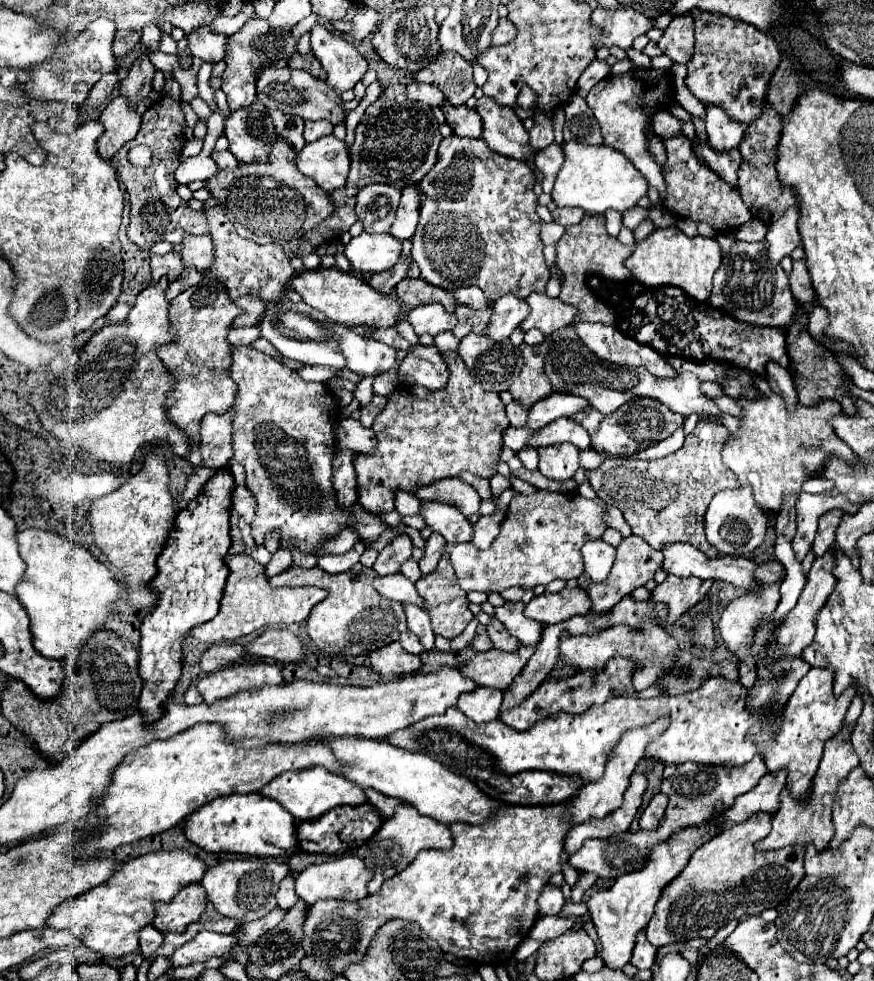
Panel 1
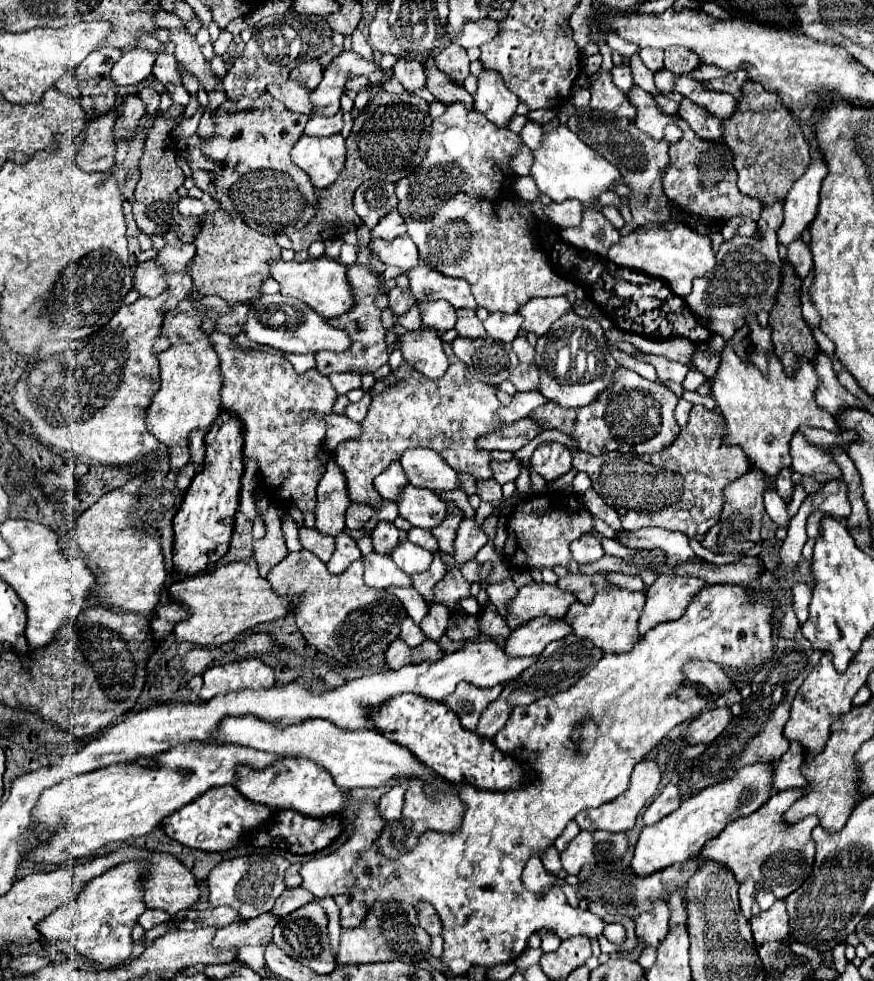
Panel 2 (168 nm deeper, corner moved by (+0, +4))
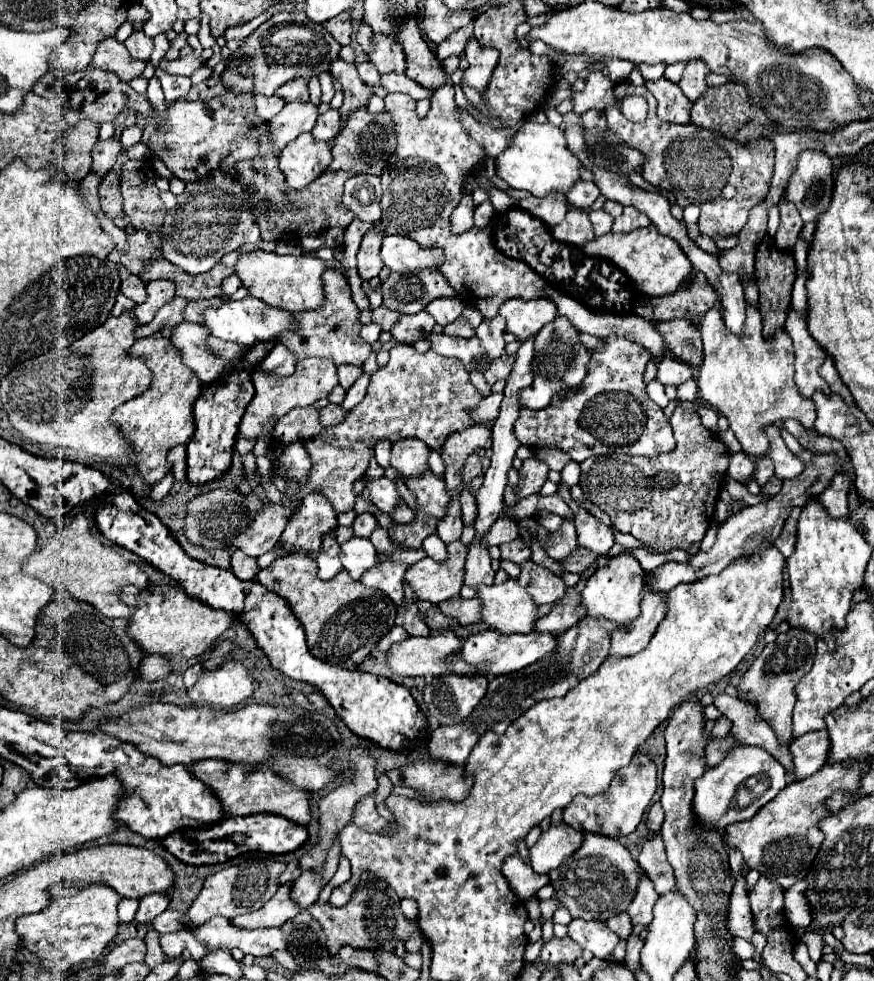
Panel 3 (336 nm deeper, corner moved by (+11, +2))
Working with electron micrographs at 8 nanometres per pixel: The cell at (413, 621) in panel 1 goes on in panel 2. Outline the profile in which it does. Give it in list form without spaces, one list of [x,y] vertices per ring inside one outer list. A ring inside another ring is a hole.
[[[390,587],[388,591],[392,591],[392,595],[396,595],[402,601],[402,605],[404,605],[406,613],[412,617],[412,621],[416,625],[420,625],[420,621],[428,615],[428,603],[424,601],[424,597],[414,587],[406,587],[406,589],[404,587]]]

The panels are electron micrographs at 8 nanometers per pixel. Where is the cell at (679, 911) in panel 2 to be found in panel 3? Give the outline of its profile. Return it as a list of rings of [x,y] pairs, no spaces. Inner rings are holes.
[[[659,835],[653,837],[651,841],[645,841],[641,855],[639,855],[639,865],[645,869],[647,877],[655,883],[655,889],[657,889],[659,895],[675,889],[673,867],[667,861],[665,845],[663,845]]]

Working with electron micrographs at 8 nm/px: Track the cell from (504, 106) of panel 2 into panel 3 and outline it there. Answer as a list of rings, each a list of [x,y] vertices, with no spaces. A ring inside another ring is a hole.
[[[471,37],[469,45],[465,45],[465,59],[469,61],[471,67],[463,73],[461,85],[471,85],[479,93],[483,93],[487,89],[491,73],[497,65],[499,51],[493,47],[485,47],[475,37]]]

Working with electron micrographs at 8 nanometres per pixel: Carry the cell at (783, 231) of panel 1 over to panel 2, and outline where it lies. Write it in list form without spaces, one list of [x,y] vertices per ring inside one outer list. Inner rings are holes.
[[[814,159],[806,173],[796,181],[784,201],[784,223],[778,231],[778,243],[790,245],[812,223],[818,209],[820,183],[826,177],[826,165],[822,159]]]

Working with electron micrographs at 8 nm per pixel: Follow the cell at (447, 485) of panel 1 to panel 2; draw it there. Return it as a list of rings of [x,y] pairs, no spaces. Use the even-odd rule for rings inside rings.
[[[408,449],[402,455],[400,463],[414,487],[426,487],[436,493],[462,489],[458,471],[448,467],[448,463],[444,463],[444,459],[440,459],[440,455],[436,455],[436,451],[432,449]]]

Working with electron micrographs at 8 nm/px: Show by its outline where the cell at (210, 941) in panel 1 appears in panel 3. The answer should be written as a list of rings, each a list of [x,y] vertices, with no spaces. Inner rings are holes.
[[[291,883],[279,887],[279,891],[261,907],[259,911],[235,917],[231,923],[243,929],[257,929],[257,927],[277,927],[285,921],[291,921],[301,911],[299,905],[291,899]]]

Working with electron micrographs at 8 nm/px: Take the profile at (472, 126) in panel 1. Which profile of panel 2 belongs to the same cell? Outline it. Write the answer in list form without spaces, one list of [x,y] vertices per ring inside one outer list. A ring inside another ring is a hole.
[[[428,59],[424,63],[424,67],[426,67],[426,75],[428,75],[428,85],[426,87],[436,97],[436,101],[440,101],[444,105],[448,105],[448,103],[464,103],[464,107],[474,109],[470,93],[464,87],[454,85],[442,71],[438,71],[432,59]]]

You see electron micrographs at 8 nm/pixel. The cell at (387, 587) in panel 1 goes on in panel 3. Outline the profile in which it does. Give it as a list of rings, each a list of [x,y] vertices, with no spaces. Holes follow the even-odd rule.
[[[351,537],[341,545],[341,563],[349,571],[349,575],[359,581],[361,575],[377,563],[377,551],[371,541],[365,537]]]

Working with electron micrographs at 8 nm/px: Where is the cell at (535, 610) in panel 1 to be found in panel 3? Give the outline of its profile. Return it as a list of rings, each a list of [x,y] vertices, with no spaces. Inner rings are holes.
[[[507,579],[503,585],[479,585],[477,597],[481,599],[481,619],[493,629],[501,633],[533,631],[537,605],[515,579]]]

